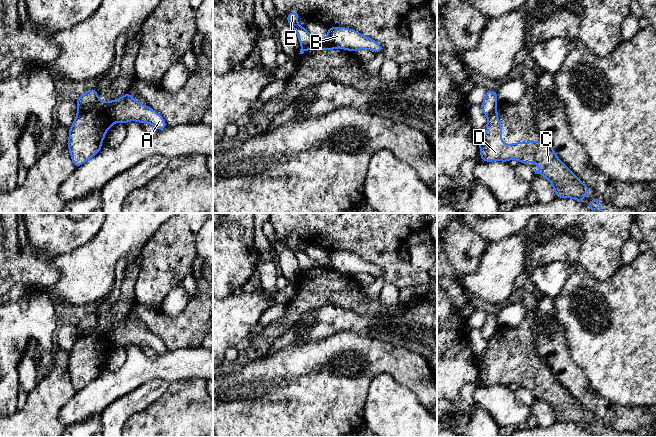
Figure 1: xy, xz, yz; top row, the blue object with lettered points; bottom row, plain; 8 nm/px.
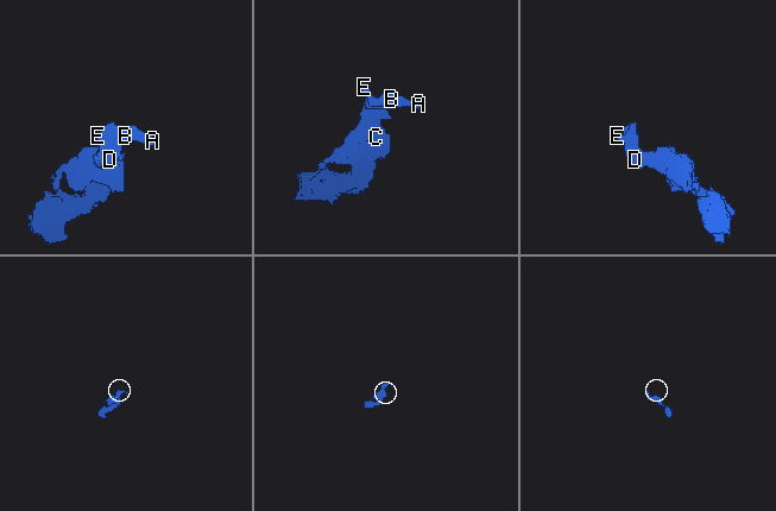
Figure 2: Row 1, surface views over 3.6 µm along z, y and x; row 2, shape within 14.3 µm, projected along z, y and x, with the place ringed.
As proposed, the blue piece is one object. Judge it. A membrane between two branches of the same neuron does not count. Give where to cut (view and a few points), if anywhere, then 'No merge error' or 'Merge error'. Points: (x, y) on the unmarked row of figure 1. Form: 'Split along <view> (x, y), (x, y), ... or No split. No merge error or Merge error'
Split along xy (78, 337), (104, 334), (114, 345). Merge error

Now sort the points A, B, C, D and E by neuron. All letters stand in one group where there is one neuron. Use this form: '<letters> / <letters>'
A B E / C D

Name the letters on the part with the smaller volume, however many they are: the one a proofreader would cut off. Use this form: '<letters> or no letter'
A, B, E

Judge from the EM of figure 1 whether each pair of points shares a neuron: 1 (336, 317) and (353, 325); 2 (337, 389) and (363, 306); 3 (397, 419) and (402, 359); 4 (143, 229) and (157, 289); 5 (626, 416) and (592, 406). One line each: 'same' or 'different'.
1: same
2: different
3: different
4: different
5: same

